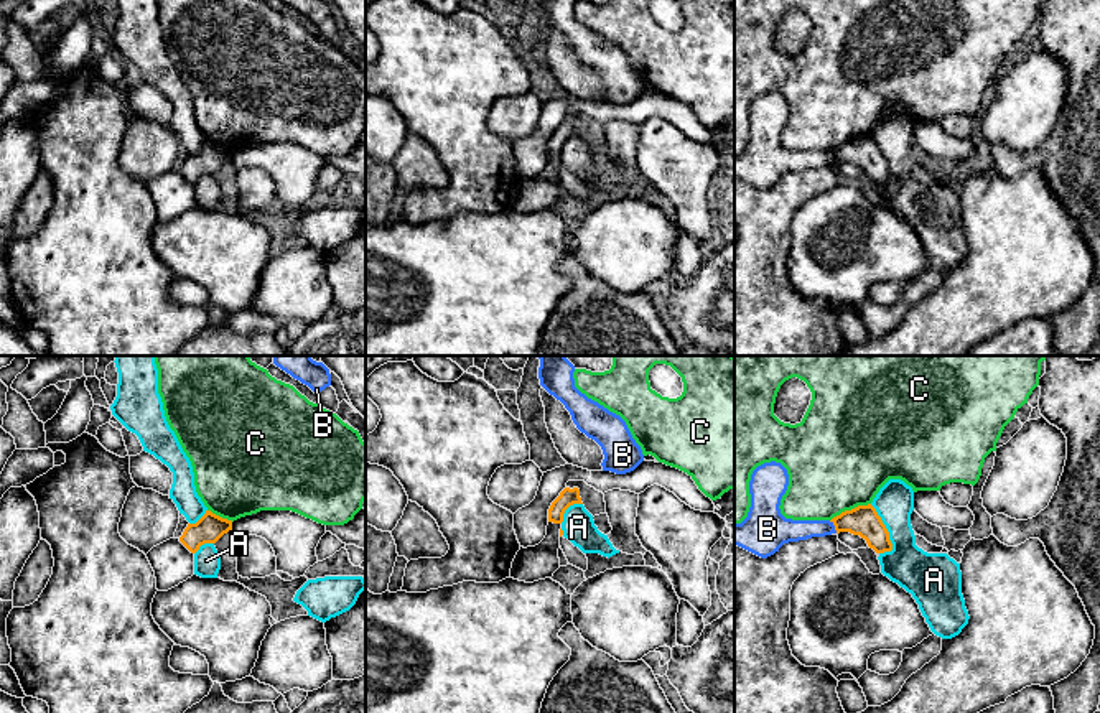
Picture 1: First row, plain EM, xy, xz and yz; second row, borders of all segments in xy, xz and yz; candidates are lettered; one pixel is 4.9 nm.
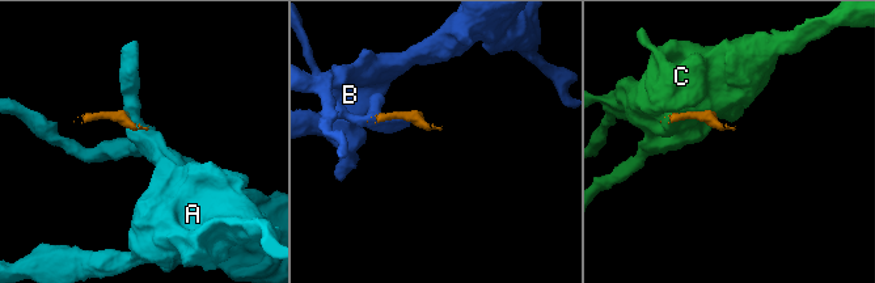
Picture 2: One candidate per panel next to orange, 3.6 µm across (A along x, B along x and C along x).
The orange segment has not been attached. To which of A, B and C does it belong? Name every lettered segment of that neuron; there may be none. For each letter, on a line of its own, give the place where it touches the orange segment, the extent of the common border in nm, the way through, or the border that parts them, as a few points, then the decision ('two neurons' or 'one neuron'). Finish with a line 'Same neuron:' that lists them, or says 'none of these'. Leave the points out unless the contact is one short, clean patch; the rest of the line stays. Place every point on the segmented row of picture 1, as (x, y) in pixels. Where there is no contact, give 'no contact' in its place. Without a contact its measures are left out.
A: contact yz (886, 529); length 260 nm; border yz (870, 504), (888, 532), (890, 552); two neurons
B: contact yz (835, 527); length 80 nm; two neurons
C: contact yz (852, 509); length 220 nm; two neurons
Same neuron: none of these

